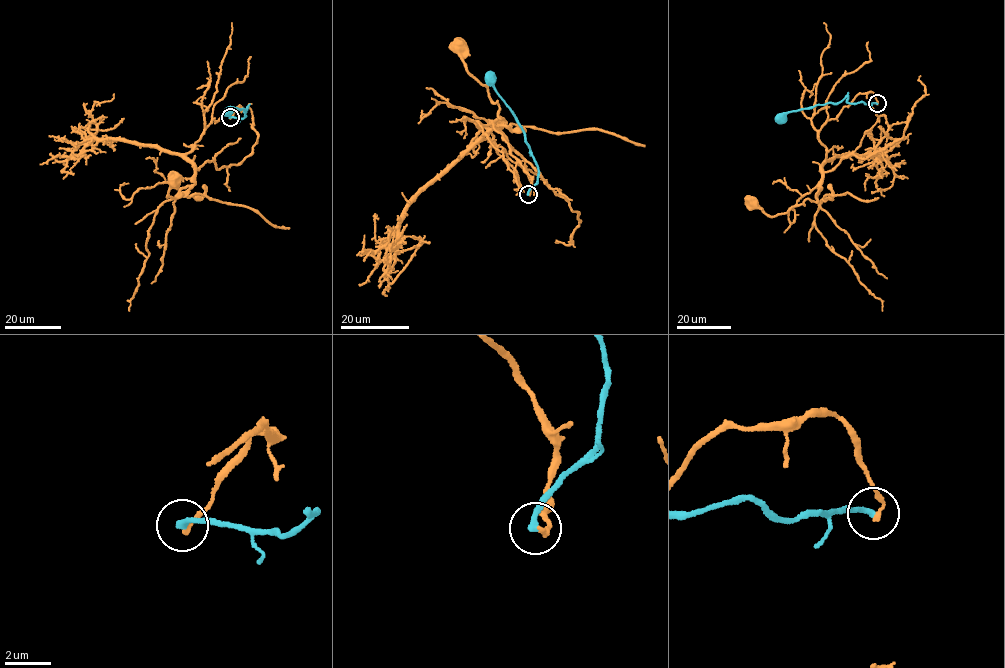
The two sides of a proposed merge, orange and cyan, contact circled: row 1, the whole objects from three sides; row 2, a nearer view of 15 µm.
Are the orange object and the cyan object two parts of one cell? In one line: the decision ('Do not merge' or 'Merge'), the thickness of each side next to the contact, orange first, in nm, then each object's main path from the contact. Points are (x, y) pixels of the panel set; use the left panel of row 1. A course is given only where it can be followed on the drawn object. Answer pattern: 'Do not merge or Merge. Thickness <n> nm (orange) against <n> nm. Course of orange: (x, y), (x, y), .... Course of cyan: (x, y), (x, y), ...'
Do not merge. Thickness 180 nm (orange) against 280 nm. Course of orange: (230, 117), (241, 106), (212, 119), (186, 155), (193, 185), (189, 191), (167, 197), (175, 179). Course of cyan: (229, 117), (242, 119), (246, 115), (248, 108), (244, 111), (243, 108), (232, 106), (228, 112)

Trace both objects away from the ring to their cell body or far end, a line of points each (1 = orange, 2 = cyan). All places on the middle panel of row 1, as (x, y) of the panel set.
1: (528, 194), (531, 180), (522, 167), (495, 144), (489, 128), (483, 137), (504, 120), (459, 48)
2: (528, 194), (537, 181), (538, 167), (523, 129), (490, 78)

